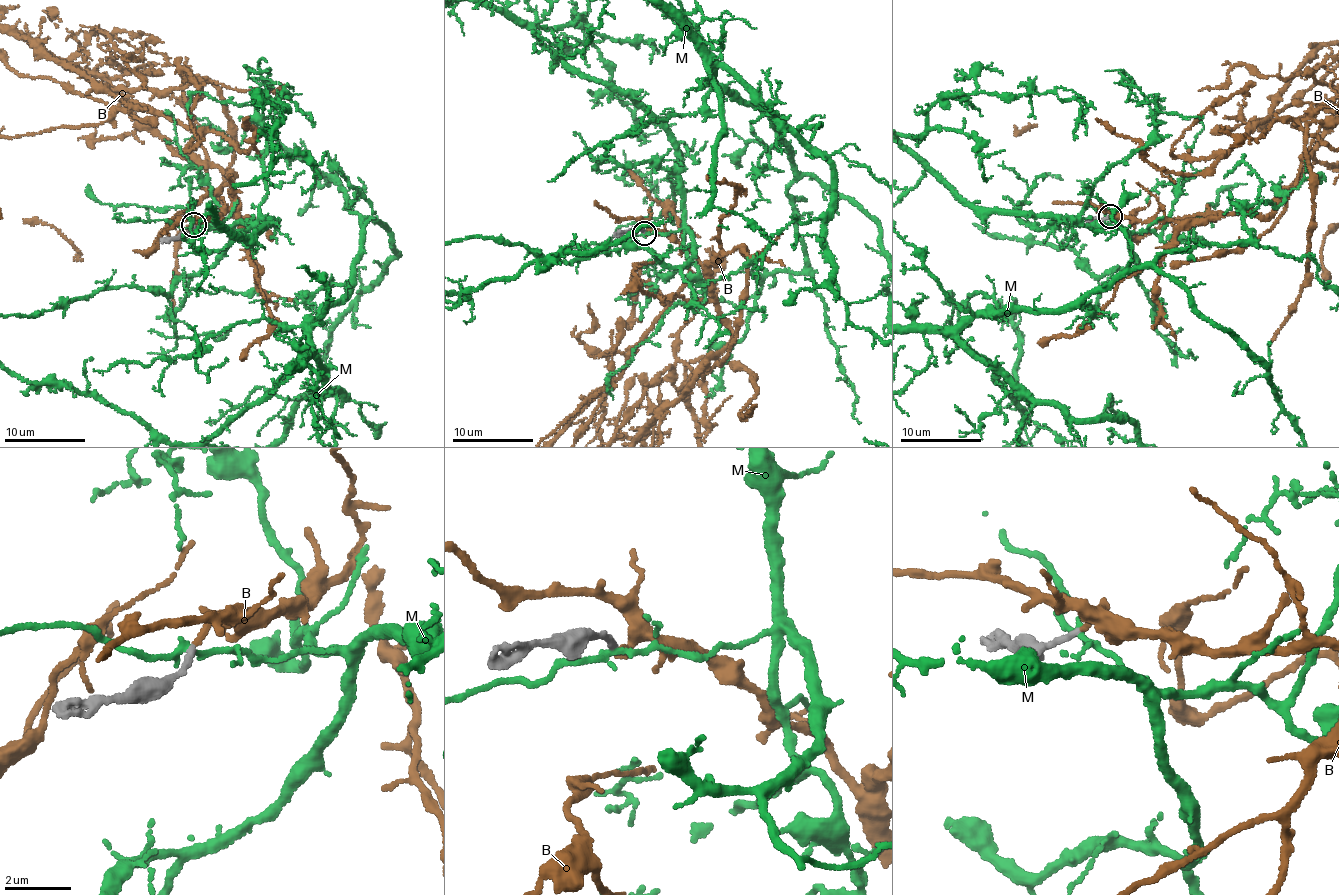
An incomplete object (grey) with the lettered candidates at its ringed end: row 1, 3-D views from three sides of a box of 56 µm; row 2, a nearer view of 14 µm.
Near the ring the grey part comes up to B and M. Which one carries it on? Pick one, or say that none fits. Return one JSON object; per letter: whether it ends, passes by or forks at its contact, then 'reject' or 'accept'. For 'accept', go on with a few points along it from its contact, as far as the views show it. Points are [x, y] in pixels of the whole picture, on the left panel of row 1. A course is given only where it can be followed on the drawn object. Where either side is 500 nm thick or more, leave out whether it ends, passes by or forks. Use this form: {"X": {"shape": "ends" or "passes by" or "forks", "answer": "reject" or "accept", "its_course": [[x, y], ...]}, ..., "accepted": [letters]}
{"B": {"shape": "passes by", "answer": "accept"}, "M": {"shape": "passes by", "answer": "reject"}, "accepted": ["B"]}

